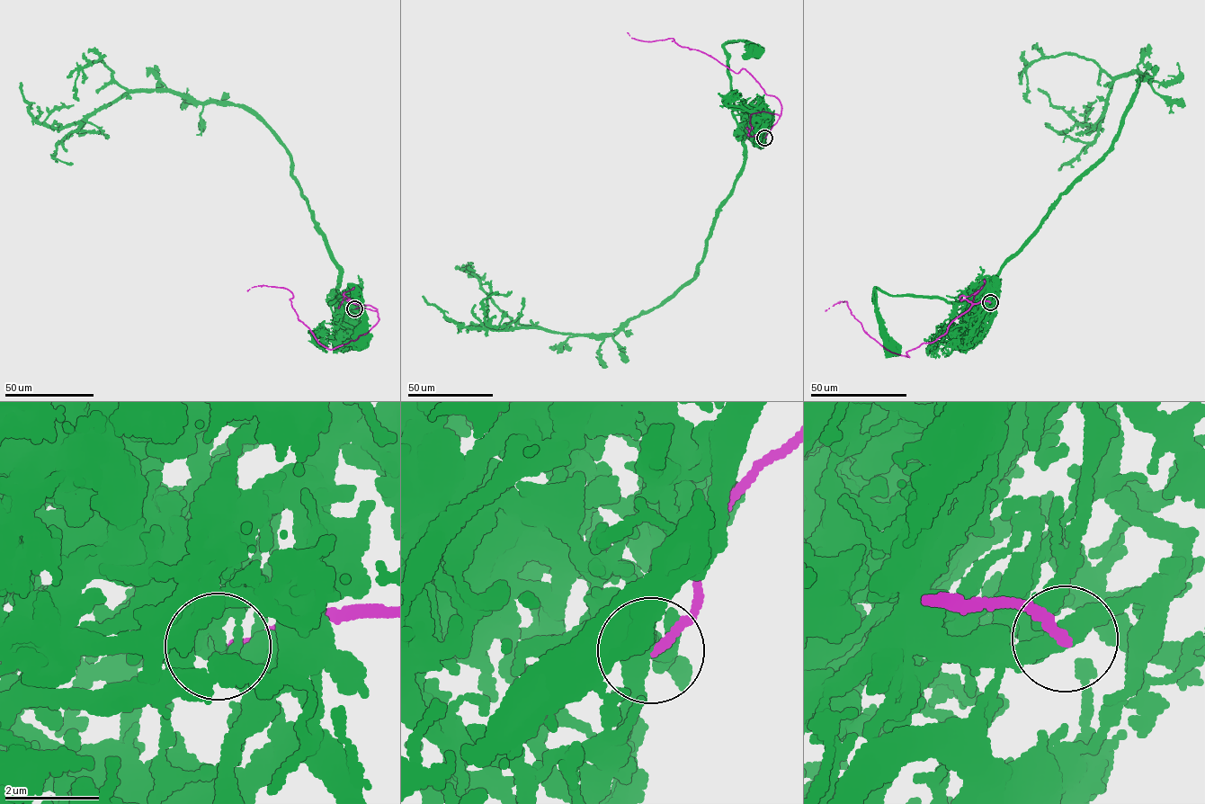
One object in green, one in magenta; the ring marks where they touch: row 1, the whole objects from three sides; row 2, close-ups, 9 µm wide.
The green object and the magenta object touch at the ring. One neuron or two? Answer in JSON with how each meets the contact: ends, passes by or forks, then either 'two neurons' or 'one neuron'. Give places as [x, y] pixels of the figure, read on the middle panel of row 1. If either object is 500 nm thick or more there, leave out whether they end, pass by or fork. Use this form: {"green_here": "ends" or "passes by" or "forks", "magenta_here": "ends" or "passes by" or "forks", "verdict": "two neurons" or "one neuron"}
{"green_here": "forks", "magenta_here": "ends", "verdict": "two neurons"}

